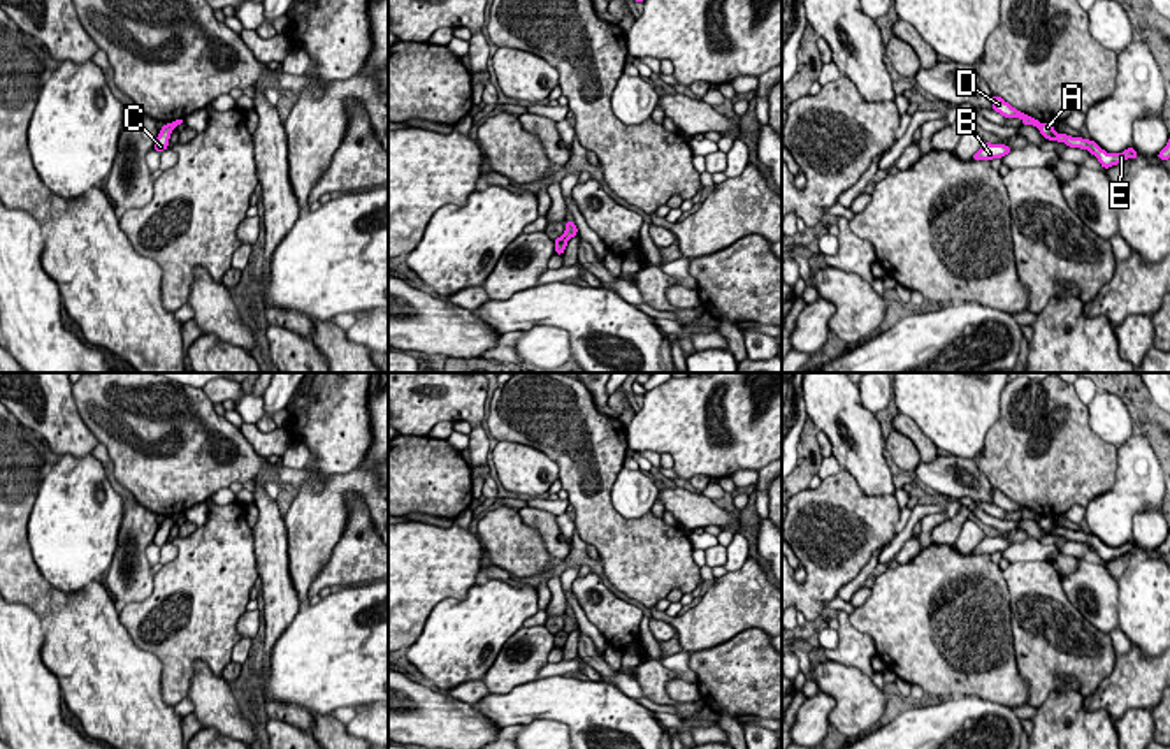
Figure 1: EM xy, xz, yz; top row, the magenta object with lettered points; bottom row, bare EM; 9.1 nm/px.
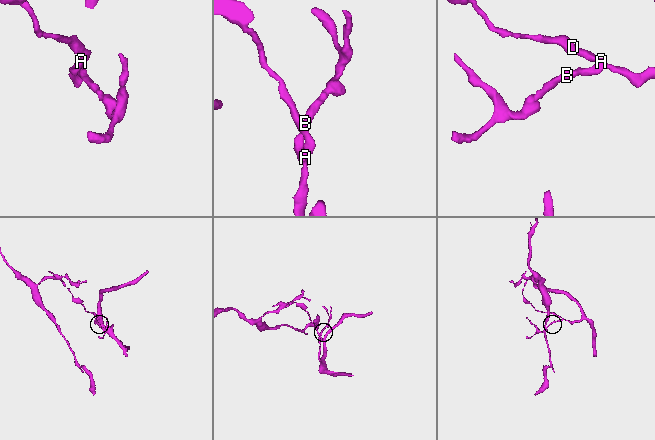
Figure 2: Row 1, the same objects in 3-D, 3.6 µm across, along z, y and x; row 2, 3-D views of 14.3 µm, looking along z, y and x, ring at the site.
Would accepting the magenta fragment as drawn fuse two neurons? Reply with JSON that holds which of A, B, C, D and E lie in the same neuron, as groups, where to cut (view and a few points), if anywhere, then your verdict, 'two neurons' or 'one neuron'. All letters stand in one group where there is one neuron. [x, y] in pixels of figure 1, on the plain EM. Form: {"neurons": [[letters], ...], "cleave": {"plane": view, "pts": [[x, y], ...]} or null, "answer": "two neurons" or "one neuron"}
{"neurons": [["A", "B", "C", "E"], ["D"]], "cleave": {"plane": "yz", "pts": [[1040, 517], [1039, 523]]}, "answer": "two neurons"}

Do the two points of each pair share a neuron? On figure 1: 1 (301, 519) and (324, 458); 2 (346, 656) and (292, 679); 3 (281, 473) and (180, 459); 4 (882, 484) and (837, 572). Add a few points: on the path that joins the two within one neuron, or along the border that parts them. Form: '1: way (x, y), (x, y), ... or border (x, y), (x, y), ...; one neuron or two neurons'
1: border (359, 466), (341, 473), (310, 470); two neurons
2: way (332, 656), (306, 667); one neuron
3: way (257, 465), (220, 465), (215, 459), (204, 459); one neuron
4: border (844, 470), (866, 494), (893, 496); two neurons

